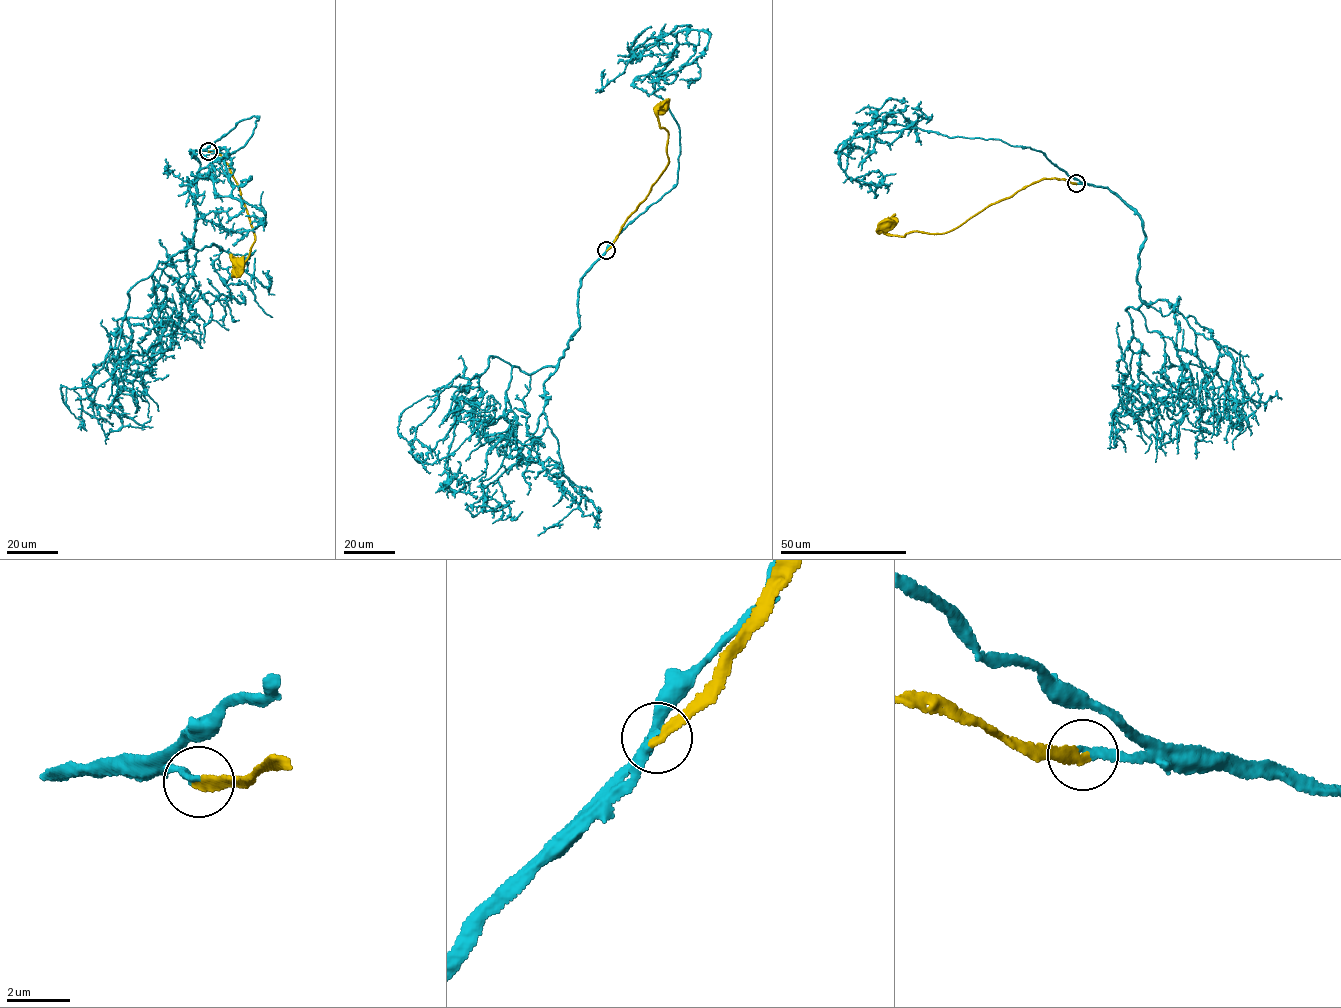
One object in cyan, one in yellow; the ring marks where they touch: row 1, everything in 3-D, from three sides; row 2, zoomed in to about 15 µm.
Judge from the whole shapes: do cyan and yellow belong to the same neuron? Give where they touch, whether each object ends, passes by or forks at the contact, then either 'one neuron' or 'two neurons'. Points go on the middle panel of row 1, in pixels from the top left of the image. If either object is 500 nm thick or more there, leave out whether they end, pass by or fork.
at (606, 250); cyan ends there; yellow ends there; one neuron

